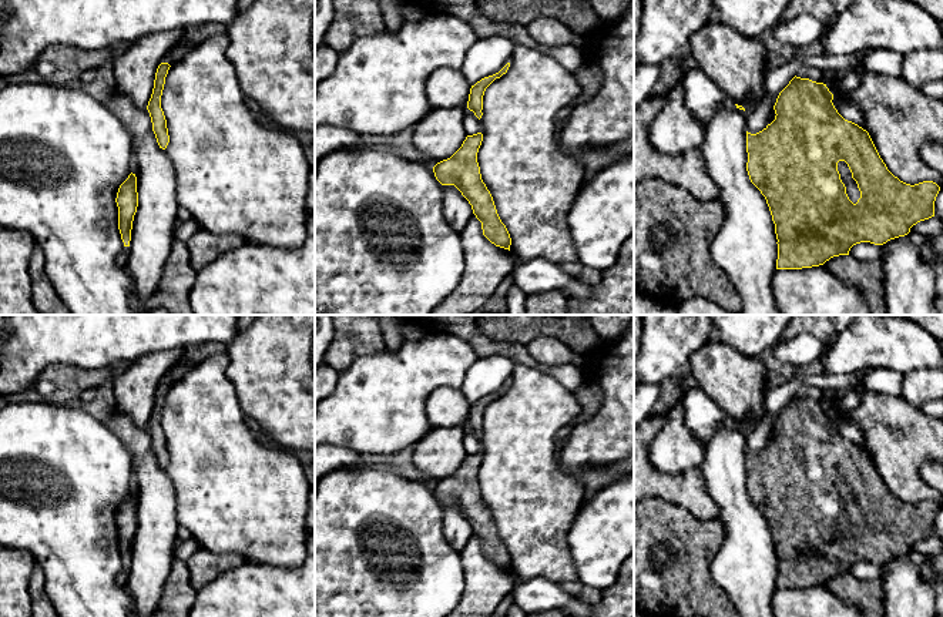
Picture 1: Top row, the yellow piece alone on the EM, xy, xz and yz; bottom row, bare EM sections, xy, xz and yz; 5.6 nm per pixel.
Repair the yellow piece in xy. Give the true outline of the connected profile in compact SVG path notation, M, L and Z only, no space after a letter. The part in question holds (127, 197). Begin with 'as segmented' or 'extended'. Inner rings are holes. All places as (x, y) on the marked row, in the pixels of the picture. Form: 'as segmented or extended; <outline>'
as segmented; M131 172L128 178L120 185L115 202L118 207L118 229L121 239L124 247L130 247L132 221L138 207L135 174Z

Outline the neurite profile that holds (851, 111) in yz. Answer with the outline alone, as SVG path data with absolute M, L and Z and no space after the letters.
M833 95L832 103L833 103L835 108L838 110L838 113L845 120L852 121L868 131L863 111L860 110L860 107L858 104L855 104L849 100L845 100L842 97L838 97L838 95Z

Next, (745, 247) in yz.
M732 103L719 108L705 127L699 151L711 178L719 188L718 199L724 205L724 222L709 251L741 295L744 308L739 315L782 315L771 289L771 278L776 272L778 239L766 199L751 182L746 171L745 111Z

